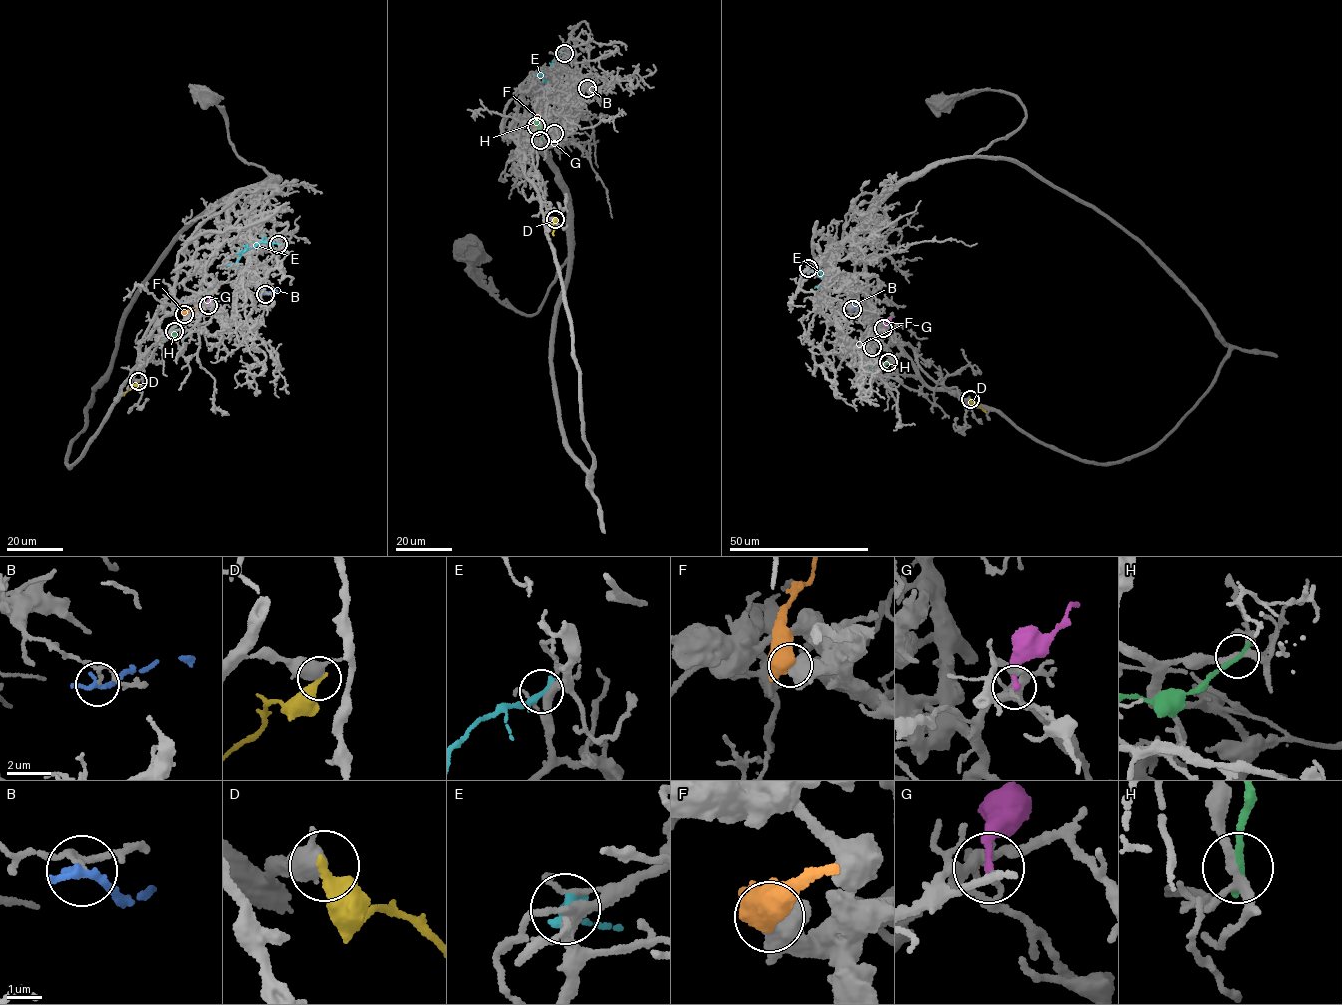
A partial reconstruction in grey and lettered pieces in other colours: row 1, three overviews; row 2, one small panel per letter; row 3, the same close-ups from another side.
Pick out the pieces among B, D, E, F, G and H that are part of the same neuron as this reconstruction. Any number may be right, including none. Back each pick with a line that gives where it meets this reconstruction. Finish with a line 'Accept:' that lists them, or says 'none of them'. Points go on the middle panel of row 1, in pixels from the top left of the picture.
F: Touches grey at (536, 126)
Accept: F

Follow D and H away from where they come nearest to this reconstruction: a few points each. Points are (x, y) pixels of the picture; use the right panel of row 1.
D: (970, 399), (986, 412)
H: (887, 362), (868, 369)

